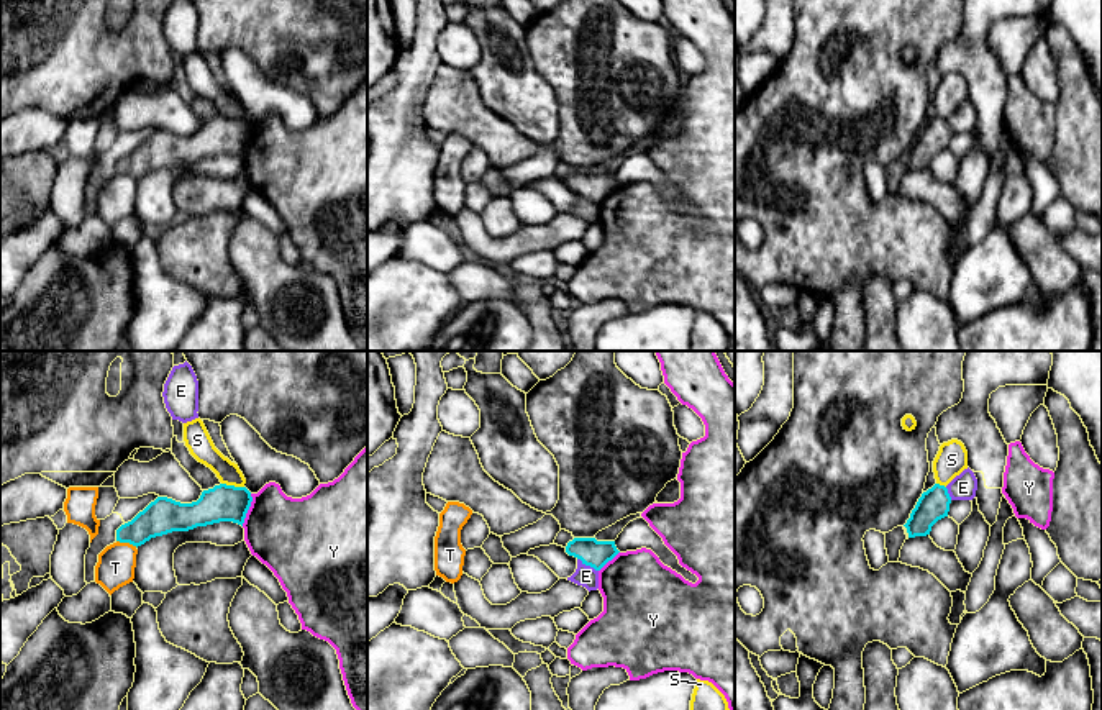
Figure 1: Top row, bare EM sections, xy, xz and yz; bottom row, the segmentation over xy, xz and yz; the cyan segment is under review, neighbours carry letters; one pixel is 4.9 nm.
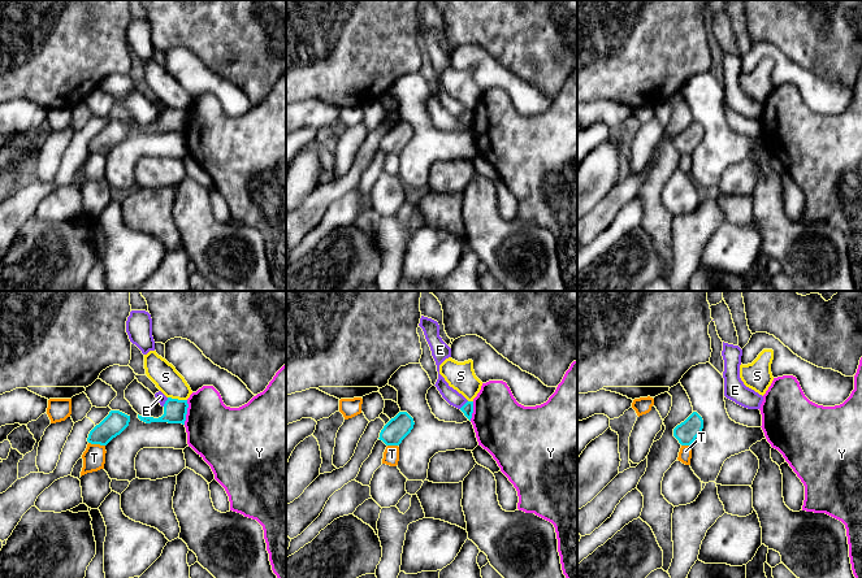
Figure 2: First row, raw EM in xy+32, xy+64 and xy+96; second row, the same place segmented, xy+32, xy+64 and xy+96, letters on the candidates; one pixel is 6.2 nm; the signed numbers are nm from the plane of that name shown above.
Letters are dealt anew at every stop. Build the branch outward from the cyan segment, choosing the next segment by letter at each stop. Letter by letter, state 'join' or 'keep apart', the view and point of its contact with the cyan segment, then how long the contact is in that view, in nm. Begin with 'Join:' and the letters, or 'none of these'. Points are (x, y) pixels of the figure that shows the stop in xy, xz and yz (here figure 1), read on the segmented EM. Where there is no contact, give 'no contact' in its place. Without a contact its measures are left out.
Join: none of these
E: keep apart | xz (587, 564) | 120 nm
S: keep apart | xy (233, 486) | 110 nm
T: keep apart | xy (127, 541) | 110 nm
Y: keep apart | xy (248, 509) | 170 nm

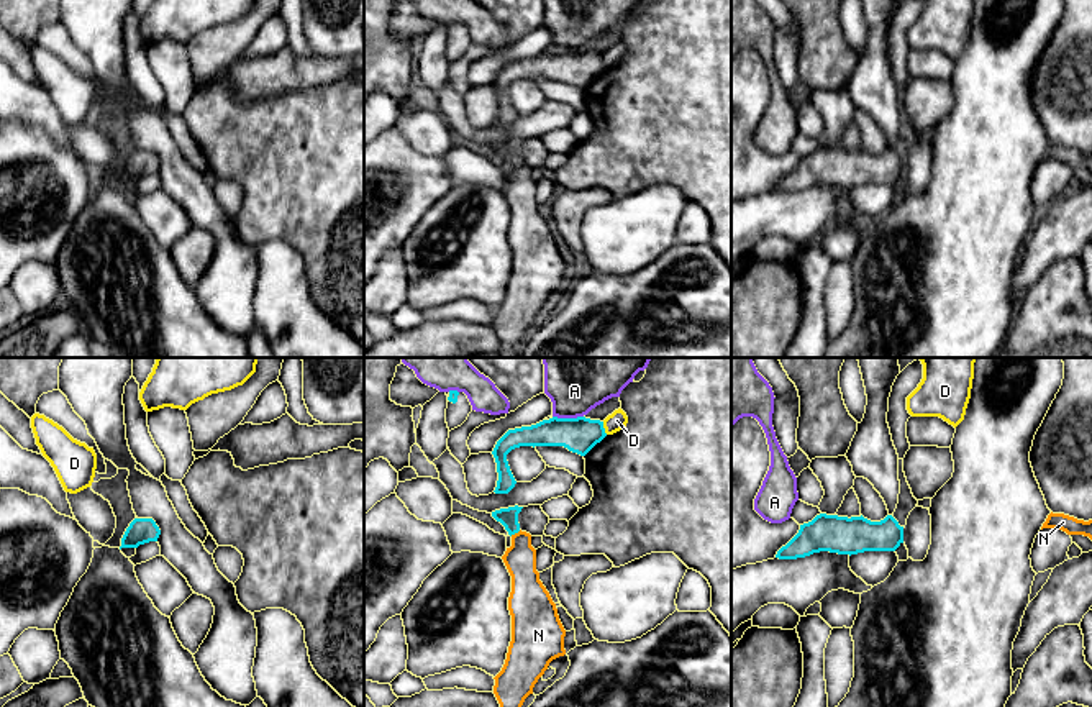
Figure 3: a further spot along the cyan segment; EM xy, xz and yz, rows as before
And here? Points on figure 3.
Join: N
A: keep apart | xz (568, 419) | 150 nm
D: keep apart | xz (604, 428) | 70 nm
N: join | xz (515, 532) | 60 nm

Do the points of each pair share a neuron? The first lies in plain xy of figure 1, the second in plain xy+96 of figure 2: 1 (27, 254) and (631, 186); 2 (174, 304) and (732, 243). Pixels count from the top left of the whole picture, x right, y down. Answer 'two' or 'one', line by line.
1: one
2: one

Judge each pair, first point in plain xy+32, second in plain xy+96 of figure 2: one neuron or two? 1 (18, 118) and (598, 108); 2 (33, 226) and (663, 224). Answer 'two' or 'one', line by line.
1: one
2: two

